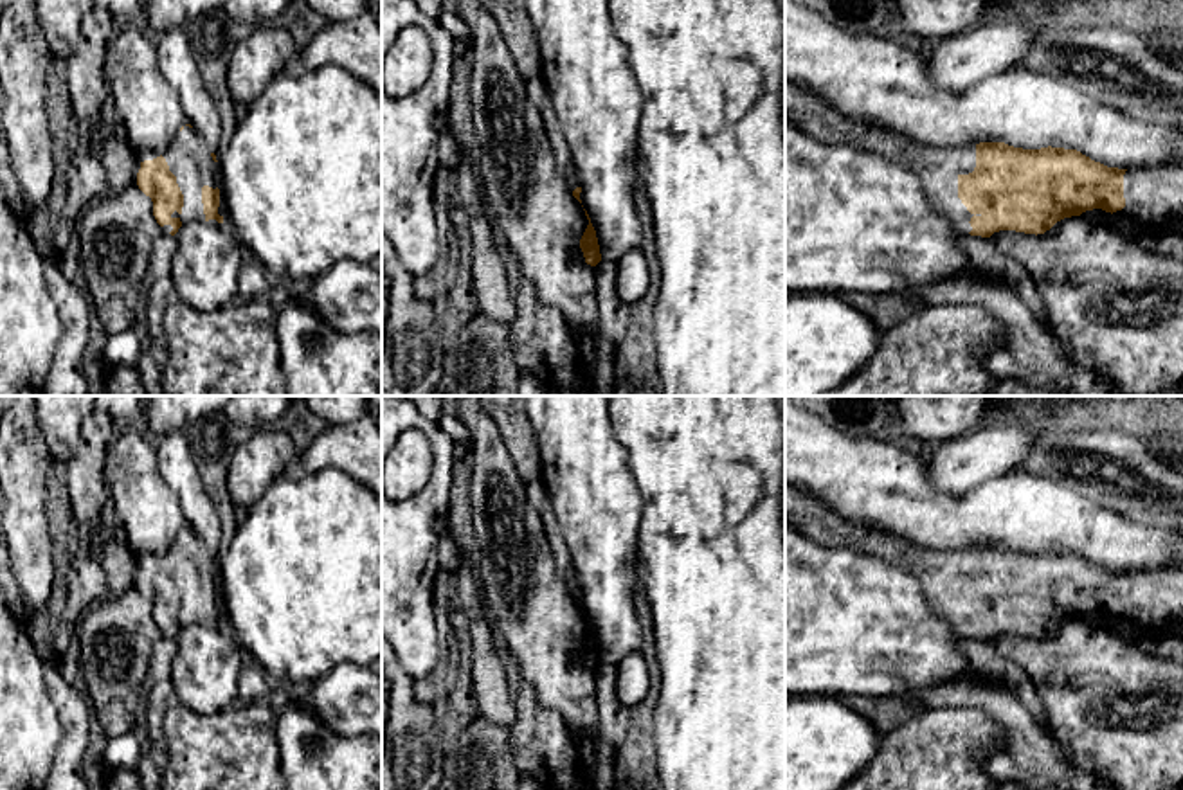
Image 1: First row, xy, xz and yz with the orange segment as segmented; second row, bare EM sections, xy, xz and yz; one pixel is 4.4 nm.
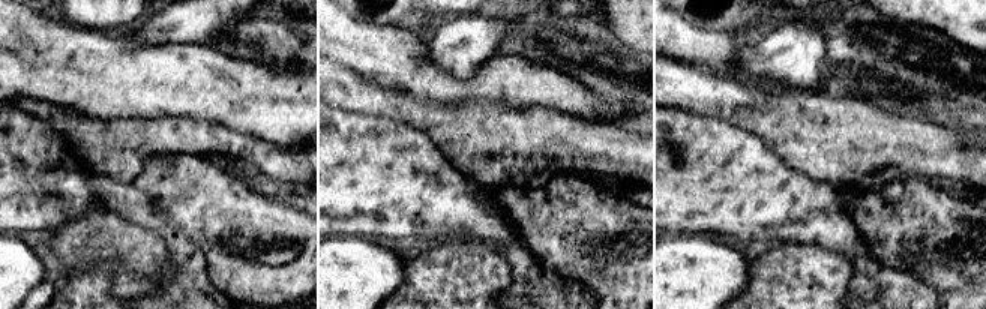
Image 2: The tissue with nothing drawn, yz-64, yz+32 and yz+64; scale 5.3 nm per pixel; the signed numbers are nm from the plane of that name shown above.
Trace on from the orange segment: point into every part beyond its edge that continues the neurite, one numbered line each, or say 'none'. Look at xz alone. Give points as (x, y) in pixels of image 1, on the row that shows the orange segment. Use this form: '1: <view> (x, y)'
none

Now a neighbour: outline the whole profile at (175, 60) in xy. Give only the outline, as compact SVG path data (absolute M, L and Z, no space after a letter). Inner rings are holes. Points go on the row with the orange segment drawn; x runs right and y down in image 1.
M169 29L157 40L157 67L175 88L187 124L203 139L211 153L218 155L221 119L203 86L189 40L180 29Z

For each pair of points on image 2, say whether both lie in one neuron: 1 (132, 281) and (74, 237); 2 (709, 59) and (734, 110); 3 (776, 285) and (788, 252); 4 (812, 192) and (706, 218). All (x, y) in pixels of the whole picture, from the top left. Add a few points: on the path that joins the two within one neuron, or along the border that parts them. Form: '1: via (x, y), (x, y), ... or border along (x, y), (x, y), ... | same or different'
1: via (125, 264), (102, 242), (90, 242) | same
2: border along (685, 63), (713, 75), (743, 83), (751, 90) | different
3: via (784, 278), (788, 273), (788, 260) | same
4: via (785, 201), (733, 201) | same

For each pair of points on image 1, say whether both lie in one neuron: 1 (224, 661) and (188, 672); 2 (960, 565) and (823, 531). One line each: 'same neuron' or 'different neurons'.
1: same neuron
2: same neuron

